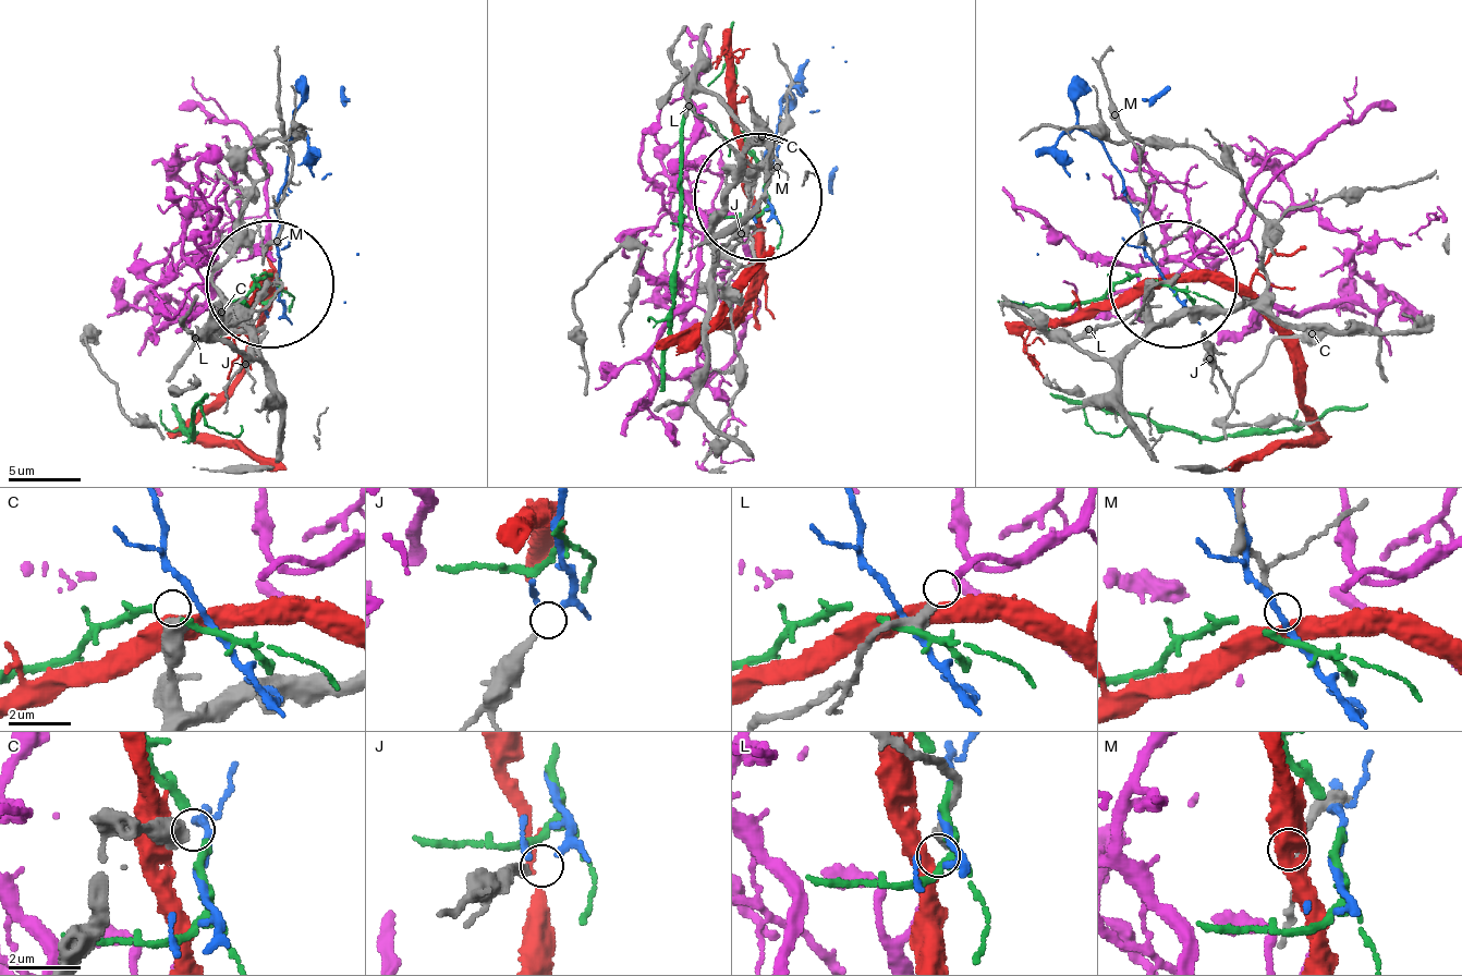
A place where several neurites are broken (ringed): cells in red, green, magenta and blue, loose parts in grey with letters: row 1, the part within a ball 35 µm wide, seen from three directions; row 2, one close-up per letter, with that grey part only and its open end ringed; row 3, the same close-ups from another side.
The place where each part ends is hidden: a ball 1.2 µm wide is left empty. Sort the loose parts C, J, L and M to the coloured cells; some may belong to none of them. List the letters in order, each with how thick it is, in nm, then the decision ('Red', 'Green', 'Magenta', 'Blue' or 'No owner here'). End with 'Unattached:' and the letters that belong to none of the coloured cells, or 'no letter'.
C: Thickness 500 nm. No owner here
J: Thickness 260 nm. Blue
L: Thickness 340 nm. Magenta
M: Thickness 120 nm. Red
Unattached: C

